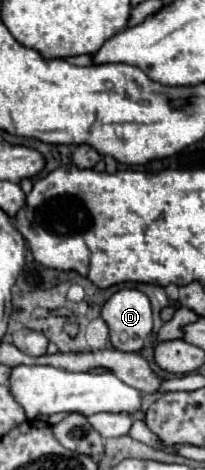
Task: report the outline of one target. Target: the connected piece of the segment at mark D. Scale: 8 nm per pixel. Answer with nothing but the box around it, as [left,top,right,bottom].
[101,289,153,351]

